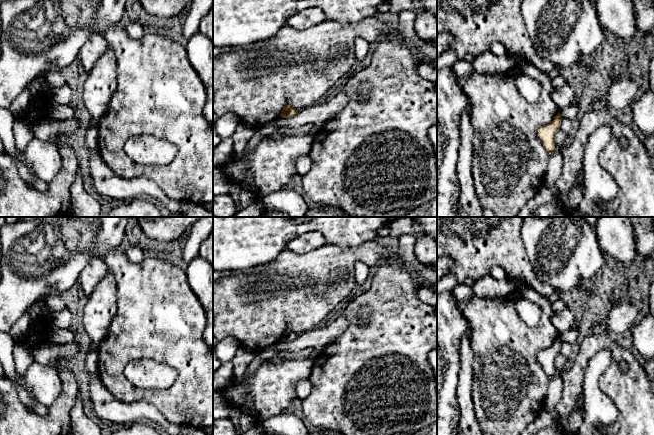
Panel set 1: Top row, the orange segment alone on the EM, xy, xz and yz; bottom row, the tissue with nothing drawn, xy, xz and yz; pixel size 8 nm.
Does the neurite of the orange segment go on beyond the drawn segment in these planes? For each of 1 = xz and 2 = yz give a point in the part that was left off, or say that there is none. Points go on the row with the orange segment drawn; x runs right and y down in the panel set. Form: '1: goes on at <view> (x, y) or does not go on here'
1: does not go on here
2: does not go on here

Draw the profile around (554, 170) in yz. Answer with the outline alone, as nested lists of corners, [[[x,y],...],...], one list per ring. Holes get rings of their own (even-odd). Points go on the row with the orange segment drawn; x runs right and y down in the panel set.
[[[559,129],[555,134],[555,150],[548,158],[548,167],[542,181],[542,186],[549,188],[556,184],[562,175],[564,158],[563,150],[566,147],[567,134]]]

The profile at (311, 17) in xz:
[[[309,8],[291,16],[286,25],[296,30],[305,30],[326,20],[326,16],[320,8]]]

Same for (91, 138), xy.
[[[88,127],[85,135],[86,147],[90,152],[98,153],[98,131],[96,127]]]

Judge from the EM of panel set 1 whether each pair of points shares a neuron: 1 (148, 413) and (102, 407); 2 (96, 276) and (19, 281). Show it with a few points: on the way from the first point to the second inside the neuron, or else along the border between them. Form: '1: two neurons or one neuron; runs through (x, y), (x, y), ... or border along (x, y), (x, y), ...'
1: one neuron; runs through (137, 412), (116, 412), (113, 410)
2: two neurons; border along (93, 258), (85, 266), (77, 281)

